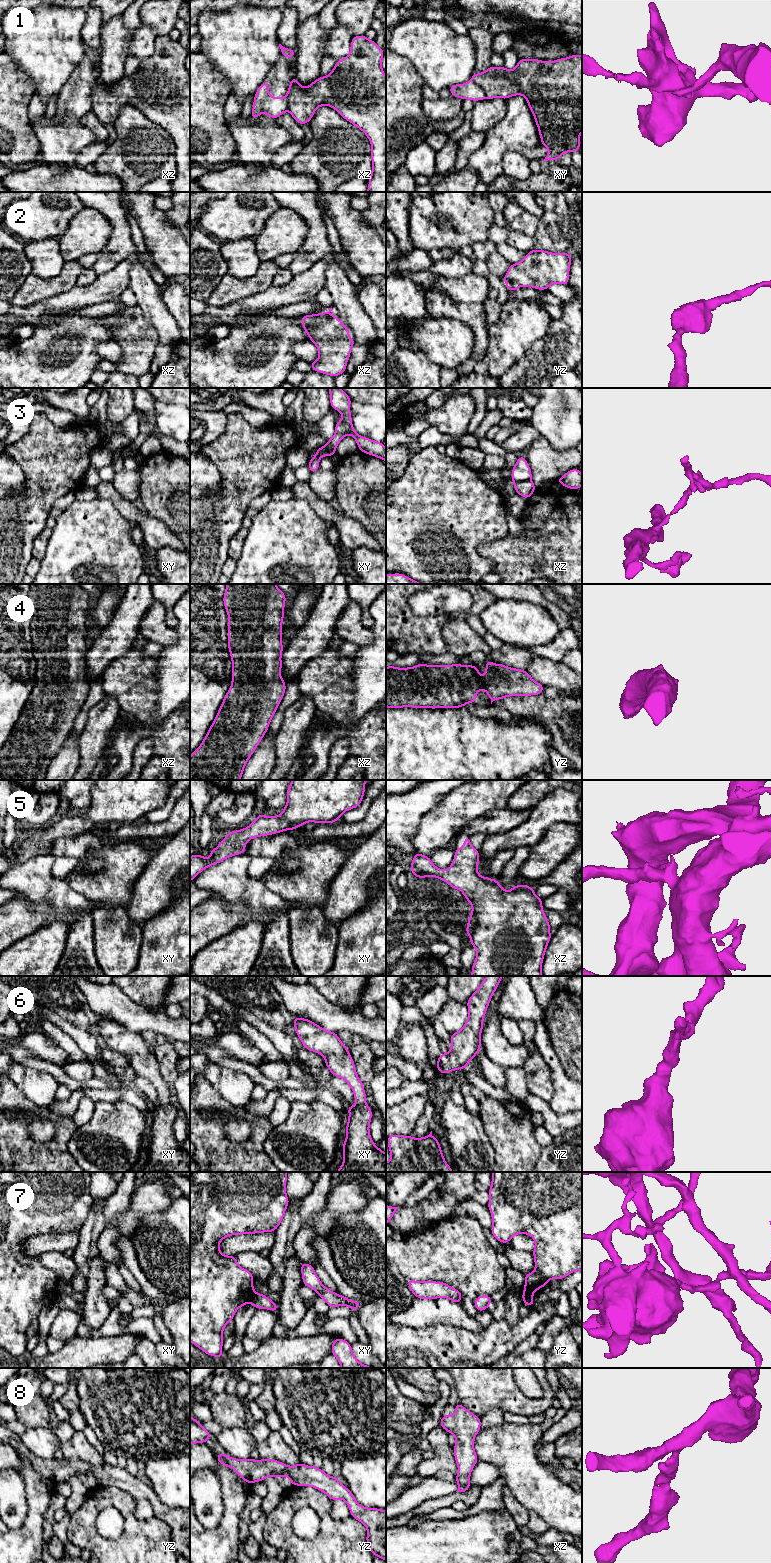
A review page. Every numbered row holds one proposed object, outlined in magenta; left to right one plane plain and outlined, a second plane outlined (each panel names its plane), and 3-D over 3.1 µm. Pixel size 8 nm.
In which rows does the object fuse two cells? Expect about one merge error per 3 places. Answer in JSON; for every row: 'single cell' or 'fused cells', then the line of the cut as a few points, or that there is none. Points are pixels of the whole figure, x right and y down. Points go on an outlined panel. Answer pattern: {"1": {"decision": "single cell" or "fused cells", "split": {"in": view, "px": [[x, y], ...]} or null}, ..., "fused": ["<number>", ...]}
{"1": {"decision": "fused cells", "split": {"in": "xy", "px": [[471, 79], [481, 88], [485, 97]]}}, "2": {"decision": "single cell", "split": null}, "3": {"decision": "fused cells", "split": {"in": "xz", "px": [[530, 479], [514, 482]]}}, "4": {"decision": "single cell", "split": null}, "5": {"decision": "single cell", "split": null}, "6": {"decision": "single cell", "split": null}, "7": {"decision": "fused cells", "split": {"in": "yz", "px": [[531, 1293], [526, 1293], [522, 1300]]}}, "8": {"decision": "single cell", "split": null}, "fused": ["1", "3", "7"]}

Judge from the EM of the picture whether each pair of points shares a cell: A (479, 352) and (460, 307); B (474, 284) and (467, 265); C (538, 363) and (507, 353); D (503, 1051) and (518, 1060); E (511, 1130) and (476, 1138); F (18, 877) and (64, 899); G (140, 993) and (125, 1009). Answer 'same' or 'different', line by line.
A: same
B: different
C: different
D: same
E: different
F: same
G: different

